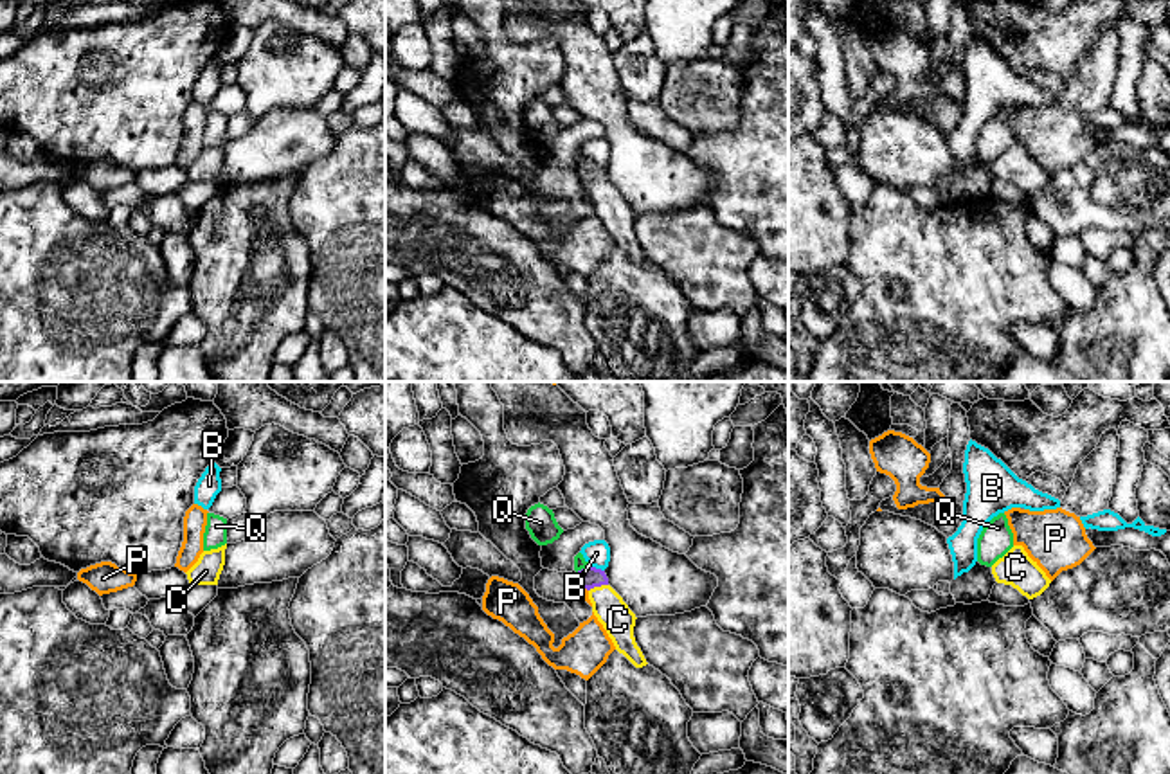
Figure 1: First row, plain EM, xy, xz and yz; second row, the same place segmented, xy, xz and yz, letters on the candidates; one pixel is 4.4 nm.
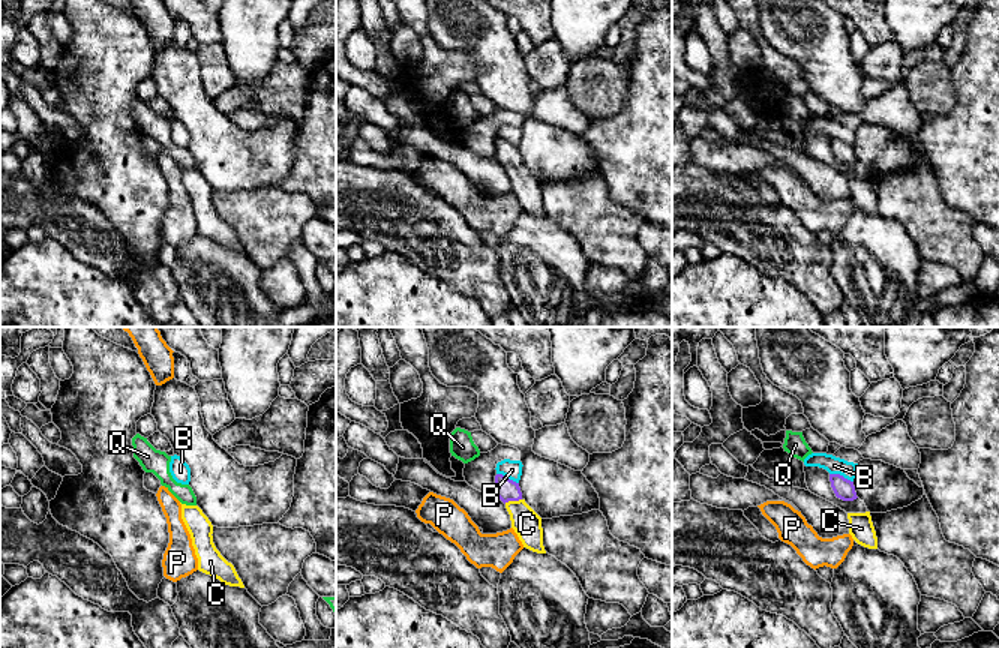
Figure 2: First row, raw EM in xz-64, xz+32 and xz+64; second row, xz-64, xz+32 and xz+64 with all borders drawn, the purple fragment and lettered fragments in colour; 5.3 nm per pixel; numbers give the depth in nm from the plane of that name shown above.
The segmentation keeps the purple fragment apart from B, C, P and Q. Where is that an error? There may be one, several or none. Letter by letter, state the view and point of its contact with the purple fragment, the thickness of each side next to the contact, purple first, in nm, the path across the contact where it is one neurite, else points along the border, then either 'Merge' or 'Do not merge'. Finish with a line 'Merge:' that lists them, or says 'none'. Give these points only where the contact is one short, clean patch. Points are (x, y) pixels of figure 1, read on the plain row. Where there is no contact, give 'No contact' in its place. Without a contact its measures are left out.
B: Touches purple at xz (594, 164). Thickness 90 nm (purple) against 110 nm. Boundary: xz (589, 159), (603, 168). Do not merge
C: Touches purple at xz (598, 182). Thickness 90 nm (purple) against 150 nm. Path across: xz (589, 173), (598, 182), (612, 209). Merge
P: Touches purple at xz (585, 184). Thickness 90 nm (purple) against 30 nm. Boundary: xz (584, 184), (587, 188). Do not merge
Q: Touches purple at xz (582, 166). Thickness 90 nm (purple) against 50 nm. Boundary: xz (589, 161), (576, 170). Do not merge
Merge: C

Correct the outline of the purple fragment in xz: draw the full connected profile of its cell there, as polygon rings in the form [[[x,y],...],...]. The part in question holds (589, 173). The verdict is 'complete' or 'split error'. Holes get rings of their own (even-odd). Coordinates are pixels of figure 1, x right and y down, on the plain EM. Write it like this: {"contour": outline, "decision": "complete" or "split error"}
{"contour": [[[590,160],[578,167],[581,185],[589,187],[592,209],[607,227],[616,247],[623,250],[635,265],[646,263],[646,256],[634,234],[635,211],[623,194],[608,182],[605,167]]], "decision": "split error"}

